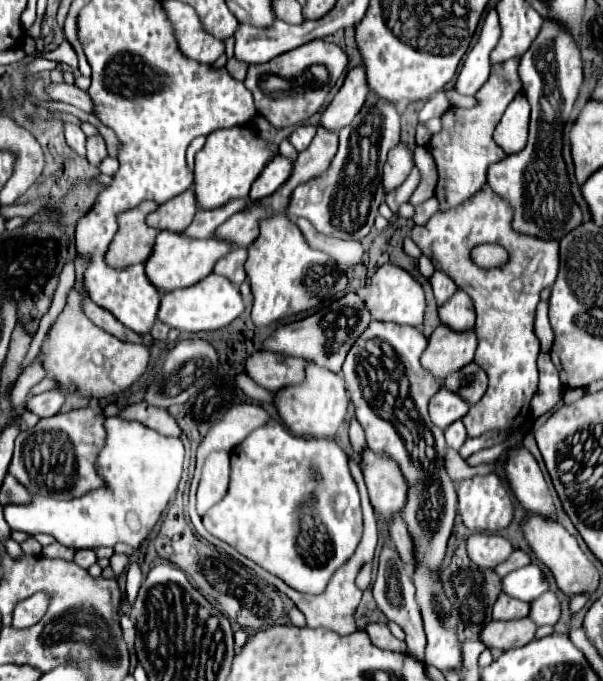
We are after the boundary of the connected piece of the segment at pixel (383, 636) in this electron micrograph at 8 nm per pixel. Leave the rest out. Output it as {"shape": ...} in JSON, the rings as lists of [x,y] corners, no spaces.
{"shape":[[[370,623],[370,625],[366,627],[366,633],[368,633],[370,641],[372,641],[376,647],[380,647],[380,649],[406,651],[406,643],[400,641],[400,639],[396,639],[396,637],[388,631],[388,627],[386,627],[384,623]]]}

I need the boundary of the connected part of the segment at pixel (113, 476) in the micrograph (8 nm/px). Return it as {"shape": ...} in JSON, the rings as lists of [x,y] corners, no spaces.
{"shape":[[[108,417],[106,431],[108,431],[106,445],[96,459],[96,471],[104,477],[104,487],[94,489],[88,495],[80,499],[70,499],[70,501],[58,501],[58,499],[36,495],[34,501],[28,505],[6,505],[4,519],[12,531],[24,531],[28,535],[48,533],[48,535],[54,535],[58,543],[72,549],[96,549],[102,545],[114,547],[116,543],[128,543],[134,549],[140,547],[140,543],[148,537],[148,533],[160,521],[166,505],[176,493],[180,475],[182,475],[184,445],[180,439],[164,437],[158,431],[138,421],[128,421],[122,417]]]}

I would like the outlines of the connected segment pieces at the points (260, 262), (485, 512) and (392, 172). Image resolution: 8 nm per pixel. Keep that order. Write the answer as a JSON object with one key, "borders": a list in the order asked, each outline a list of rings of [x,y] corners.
{"borders":[[[[274,213],[260,223],[258,239],[248,247],[246,275],[254,295],[252,321],[256,327],[268,327],[270,323],[316,307],[324,299],[338,297],[348,279],[340,279],[332,259],[320,251],[308,247],[300,229],[284,215]]],[[[478,475],[472,479],[464,479],[458,487],[458,511],[464,525],[474,533],[496,533],[510,525],[512,521],[512,501],[508,499],[506,485],[494,475]]],[[[398,145],[390,151],[386,163],[384,163],[384,177],[382,177],[382,185],[388,191],[394,191],[400,183],[404,183],[406,175],[412,169],[412,151],[406,145]]]]}

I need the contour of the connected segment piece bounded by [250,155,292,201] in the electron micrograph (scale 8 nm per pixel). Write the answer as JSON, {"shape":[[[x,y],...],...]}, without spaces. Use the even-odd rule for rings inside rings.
{"shape":[[[282,155],[274,157],[274,159],[262,169],[262,173],[258,175],[258,179],[252,183],[250,199],[256,201],[256,199],[262,199],[262,197],[272,195],[272,193],[290,177],[290,171],[292,171],[292,161],[288,161],[288,159],[282,157]]]}

